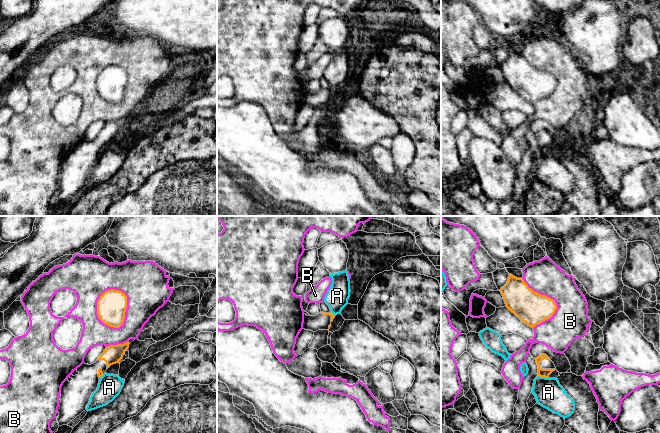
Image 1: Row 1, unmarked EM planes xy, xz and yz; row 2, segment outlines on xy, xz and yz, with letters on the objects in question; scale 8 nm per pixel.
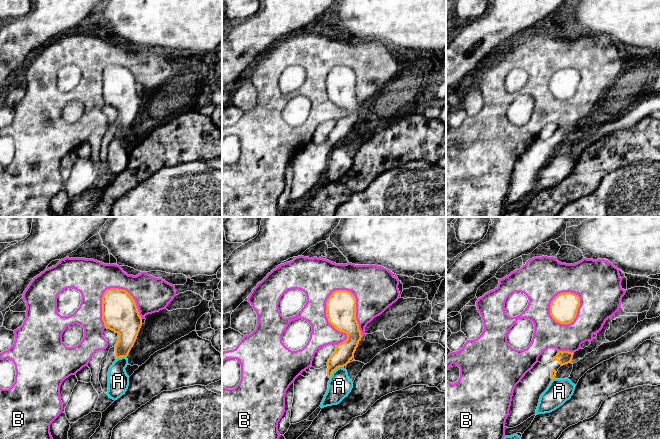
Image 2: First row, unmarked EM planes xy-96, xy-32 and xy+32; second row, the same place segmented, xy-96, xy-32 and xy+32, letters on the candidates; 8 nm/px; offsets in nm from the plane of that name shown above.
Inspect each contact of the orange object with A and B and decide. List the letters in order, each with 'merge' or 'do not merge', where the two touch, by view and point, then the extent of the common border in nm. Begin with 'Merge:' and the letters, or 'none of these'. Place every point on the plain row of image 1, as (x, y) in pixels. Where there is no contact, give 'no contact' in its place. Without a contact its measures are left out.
Merge: none of these
A: do not merge; contact yz (543, 152); length 90 nm
B: do not merge; contact xy (126, 81); length 340 nm

